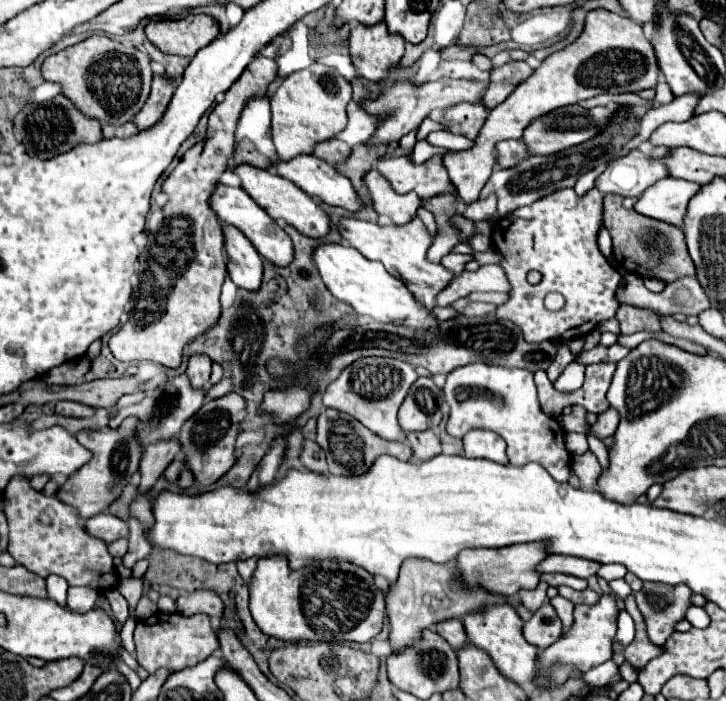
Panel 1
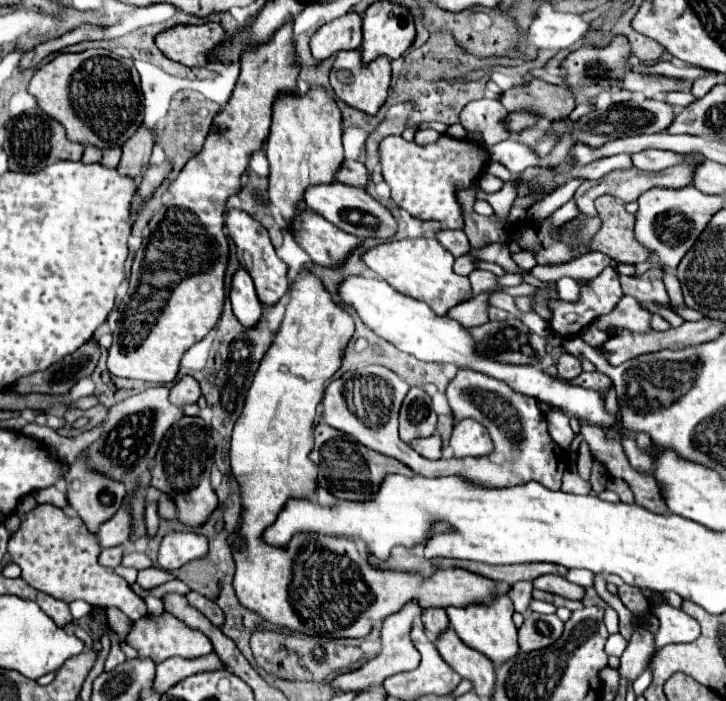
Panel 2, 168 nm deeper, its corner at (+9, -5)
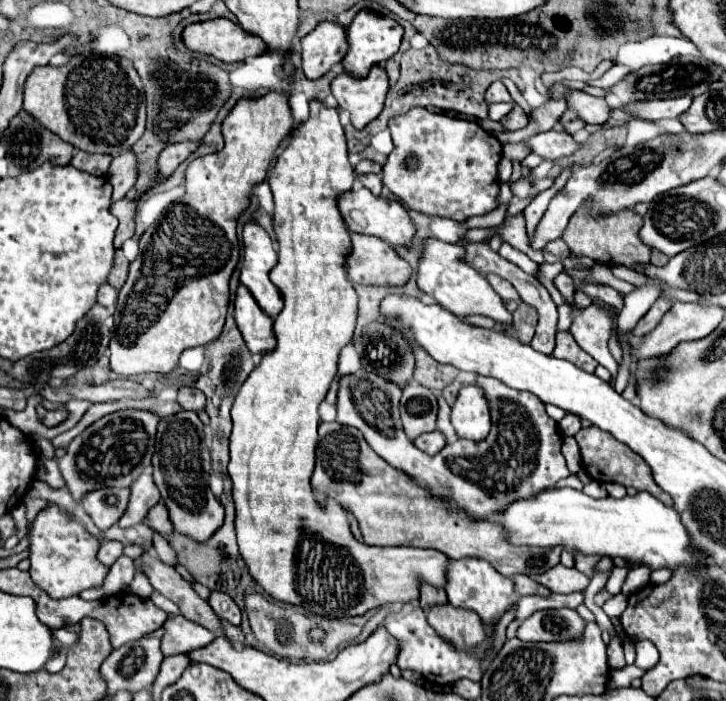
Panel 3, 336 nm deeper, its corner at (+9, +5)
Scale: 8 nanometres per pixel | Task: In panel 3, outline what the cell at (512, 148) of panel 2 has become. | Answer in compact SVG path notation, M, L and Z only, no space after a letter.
M549 130L549 132L535 134L529 140L525 140L525 144L529 146L531 154L537 154L545 158L547 162L557 162L561 158L573 156L583 146L581 142L577 142L571 134L563 130Z

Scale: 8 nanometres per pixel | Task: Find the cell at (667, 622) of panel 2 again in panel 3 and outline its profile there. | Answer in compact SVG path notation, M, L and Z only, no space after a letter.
M649 640L635 642L635 650L637 650L635 666L643 668L643 670L651 670L659 662L659 652L657 652L655 644L651 644Z

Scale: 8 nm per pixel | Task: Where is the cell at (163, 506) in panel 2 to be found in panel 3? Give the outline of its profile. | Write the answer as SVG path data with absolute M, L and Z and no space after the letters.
M163 502L155 504L155 508L149 510L147 522L149 522L149 526L151 526L153 530L157 530L157 532L163 534L163 536L167 536L167 534L173 532L173 524L171 524L171 520L169 520L169 512L167 512L167 506L165 506Z

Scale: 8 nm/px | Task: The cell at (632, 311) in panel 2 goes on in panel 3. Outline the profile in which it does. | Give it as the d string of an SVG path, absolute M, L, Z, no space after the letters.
M585 284L583 286L583 292L589 296L589 298L601 298L603 302L611 304L615 310L621 310L623 308L623 296L611 288L611 286L595 286L595 284Z

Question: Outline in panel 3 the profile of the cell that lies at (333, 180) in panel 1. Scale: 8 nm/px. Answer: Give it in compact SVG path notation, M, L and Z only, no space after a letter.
M353 188L353 190L347 190L347 192L339 194L337 208L339 208L339 212L341 212L349 230L359 232L359 234L377 236L377 238L389 242L391 246L409 246L409 242L415 234L415 226L409 220L407 210L403 208L403 204L399 200L389 200L389 198L383 198L383 196L375 196L367 188Z

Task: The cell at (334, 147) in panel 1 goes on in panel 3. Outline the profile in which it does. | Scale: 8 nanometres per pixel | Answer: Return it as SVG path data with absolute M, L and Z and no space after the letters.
M361 174L361 176L357 176L357 180L359 180L365 188L369 188L375 196L379 196L379 194L383 192L383 182L381 182L381 178L379 178L377 174Z

